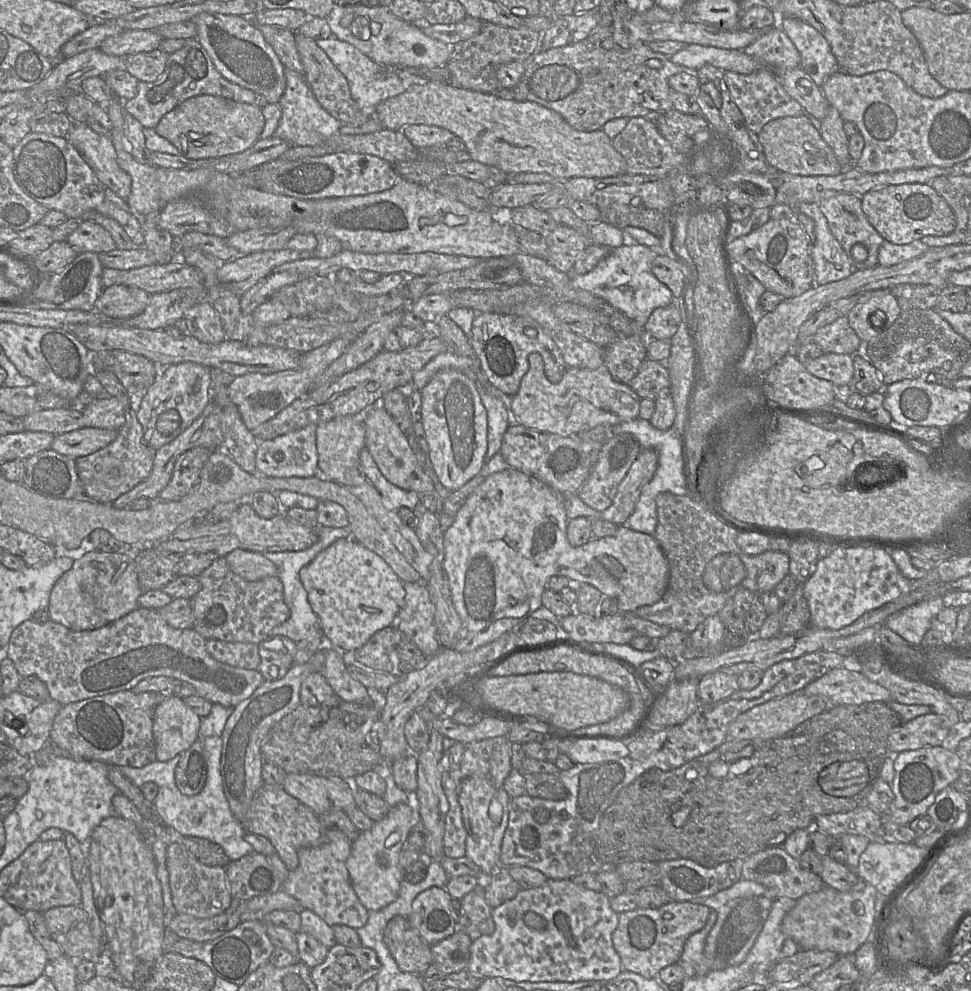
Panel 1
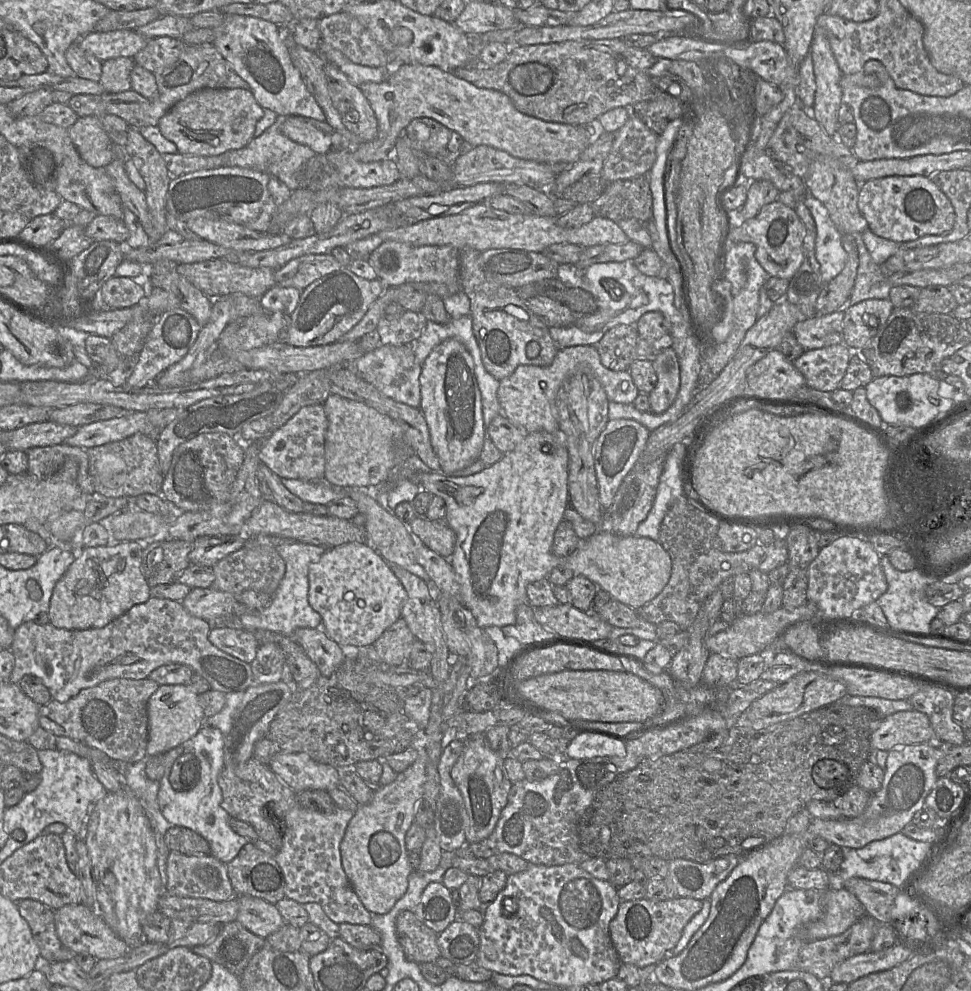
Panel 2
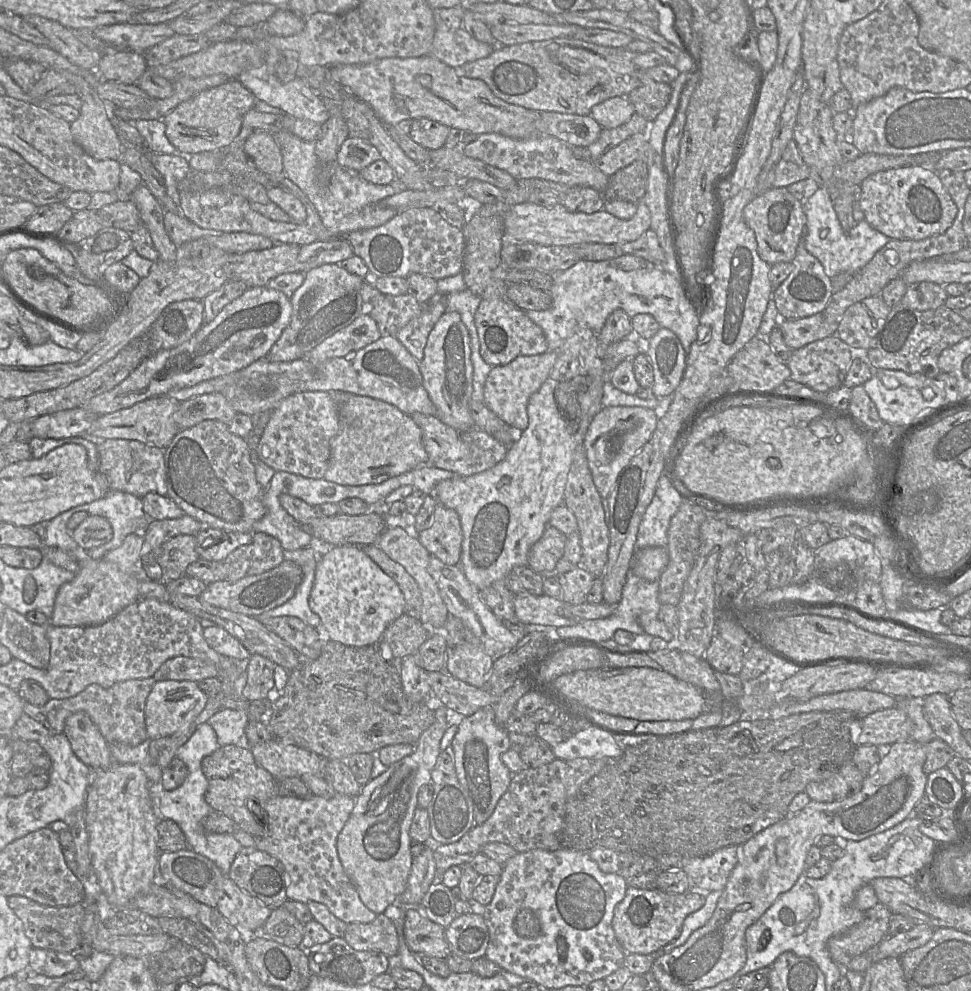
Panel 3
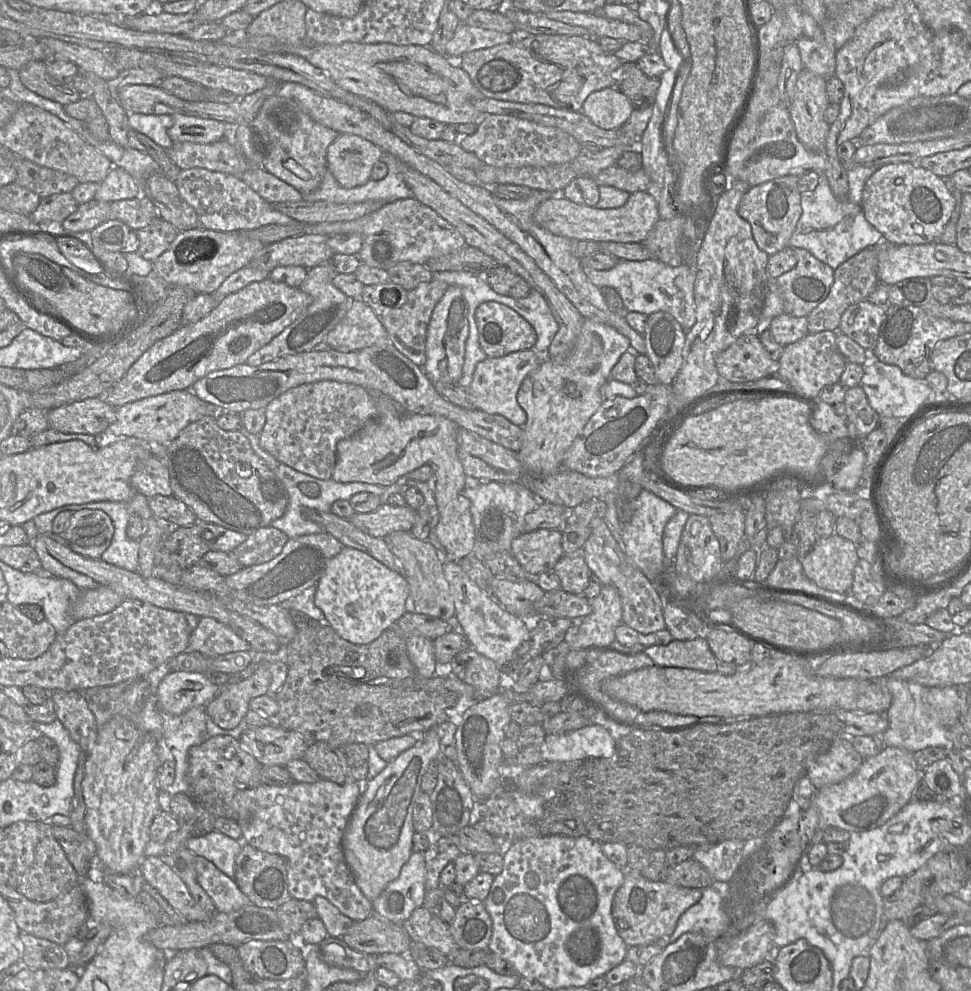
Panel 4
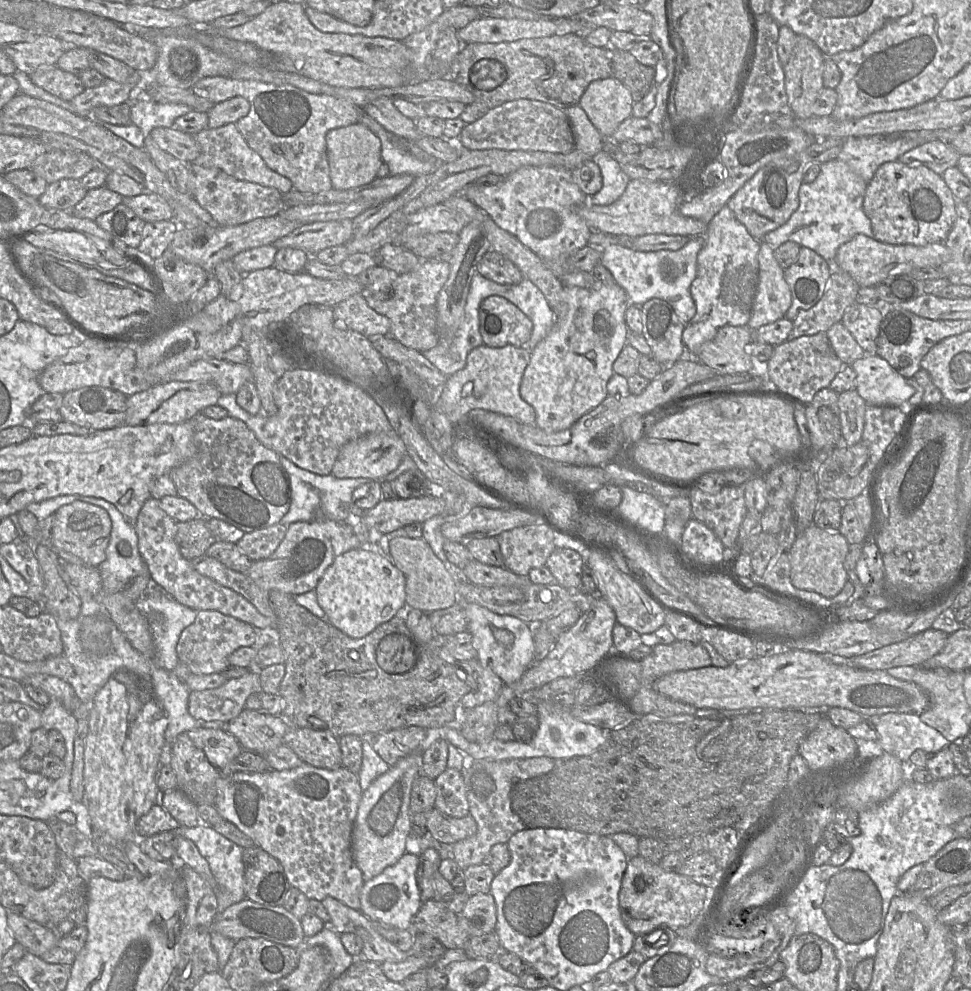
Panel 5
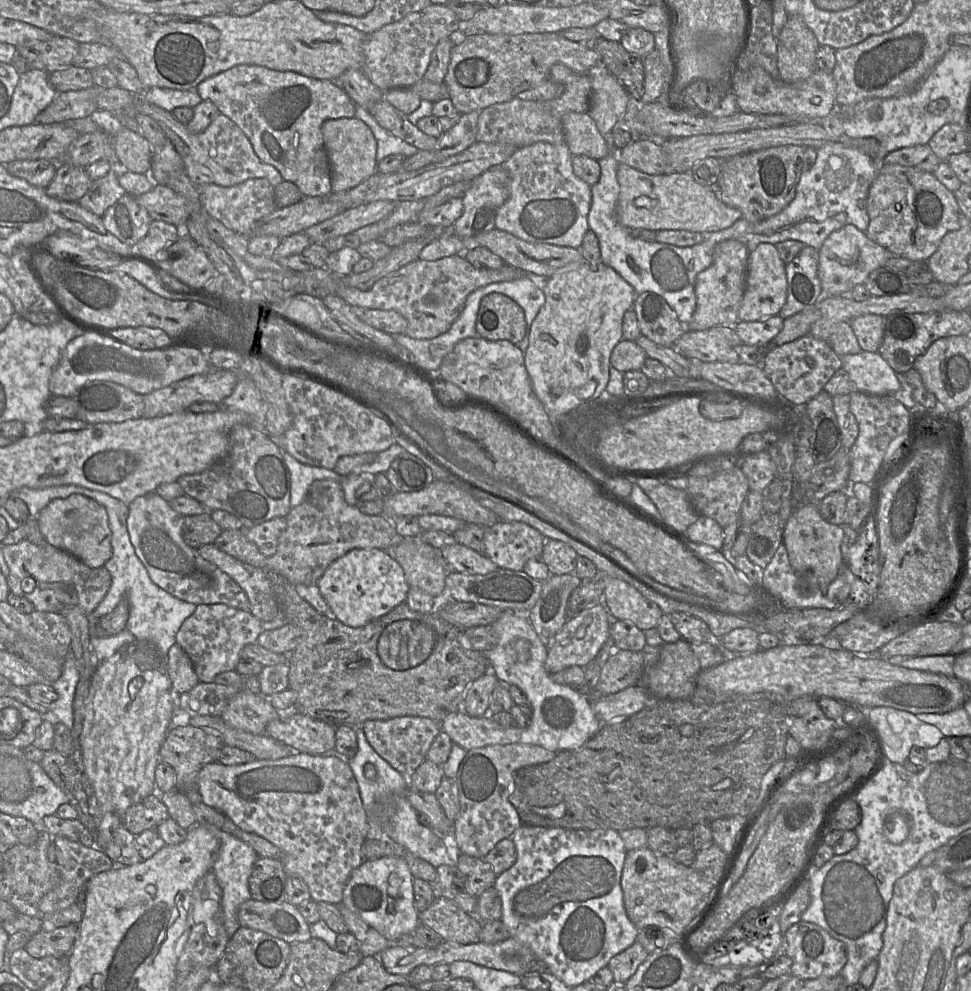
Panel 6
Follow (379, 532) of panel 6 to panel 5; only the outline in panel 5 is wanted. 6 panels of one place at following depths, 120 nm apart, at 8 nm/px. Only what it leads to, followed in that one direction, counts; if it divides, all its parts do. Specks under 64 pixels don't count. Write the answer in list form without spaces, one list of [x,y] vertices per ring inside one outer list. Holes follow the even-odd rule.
[[[313,520],[294,522],[278,548],[267,559],[254,561],[245,574],[267,592],[279,590],[292,596],[300,595],[316,588],[319,580],[334,559],[351,549],[364,545],[345,522]]]

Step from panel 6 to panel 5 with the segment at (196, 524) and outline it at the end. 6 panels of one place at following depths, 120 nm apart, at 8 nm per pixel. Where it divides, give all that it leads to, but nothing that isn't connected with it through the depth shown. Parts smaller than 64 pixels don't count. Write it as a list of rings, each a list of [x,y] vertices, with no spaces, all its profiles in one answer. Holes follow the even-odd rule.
[[[197,518],[187,522],[177,522],[175,541],[182,556],[191,561],[205,555],[217,541],[207,527],[206,519]]]

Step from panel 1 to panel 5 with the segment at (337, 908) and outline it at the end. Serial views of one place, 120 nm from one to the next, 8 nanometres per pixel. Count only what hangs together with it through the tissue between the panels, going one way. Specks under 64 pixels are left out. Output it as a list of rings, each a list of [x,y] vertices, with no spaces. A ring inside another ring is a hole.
[[[303,762],[290,770],[269,770],[263,773],[236,771],[218,779],[216,789],[214,807],[218,813],[251,838],[255,846],[280,862],[291,887],[300,890],[308,899],[322,901],[332,897],[360,911],[360,892],[365,881],[351,849],[353,824],[363,794],[358,775],[343,766],[328,770]]]

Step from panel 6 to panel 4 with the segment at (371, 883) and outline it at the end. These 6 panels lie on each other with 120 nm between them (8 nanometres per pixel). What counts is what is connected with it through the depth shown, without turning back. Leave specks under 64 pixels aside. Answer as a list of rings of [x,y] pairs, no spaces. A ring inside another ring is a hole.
[[[413,852],[402,866],[399,876],[372,901],[374,913],[402,924],[411,913],[423,906],[426,889],[424,852]]]

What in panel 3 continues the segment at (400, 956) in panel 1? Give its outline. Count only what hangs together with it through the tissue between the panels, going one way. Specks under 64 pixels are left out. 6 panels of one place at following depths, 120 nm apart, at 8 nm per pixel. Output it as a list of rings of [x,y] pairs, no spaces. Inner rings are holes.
[[[406,907],[403,918],[405,942],[412,953],[439,959],[451,954],[445,928],[428,919],[418,907]]]

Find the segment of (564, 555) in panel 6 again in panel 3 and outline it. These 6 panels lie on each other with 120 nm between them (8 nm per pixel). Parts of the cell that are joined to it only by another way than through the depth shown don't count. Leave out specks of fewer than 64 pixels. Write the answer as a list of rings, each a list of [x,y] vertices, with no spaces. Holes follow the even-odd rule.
[[[583,566],[557,576],[562,587],[562,597],[567,604],[579,605],[586,602],[586,596],[590,592],[595,577]]]

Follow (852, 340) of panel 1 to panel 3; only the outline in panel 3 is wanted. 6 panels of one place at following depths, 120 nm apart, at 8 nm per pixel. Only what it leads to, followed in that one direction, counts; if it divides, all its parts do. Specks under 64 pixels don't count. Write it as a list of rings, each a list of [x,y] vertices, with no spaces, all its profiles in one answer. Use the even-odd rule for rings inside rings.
[[[823,311],[799,319],[779,319],[777,326],[780,327],[787,346],[796,350],[811,342],[835,335],[838,323],[828,322]]]

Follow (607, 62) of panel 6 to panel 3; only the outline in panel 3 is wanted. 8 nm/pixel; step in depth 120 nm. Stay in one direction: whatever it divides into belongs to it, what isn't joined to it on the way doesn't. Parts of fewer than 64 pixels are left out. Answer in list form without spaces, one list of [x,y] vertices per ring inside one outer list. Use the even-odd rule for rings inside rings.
[[[638,71],[639,86],[626,98],[634,107],[636,114],[652,123],[669,103],[671,86],[667,83],[656,82],[645,71]]]

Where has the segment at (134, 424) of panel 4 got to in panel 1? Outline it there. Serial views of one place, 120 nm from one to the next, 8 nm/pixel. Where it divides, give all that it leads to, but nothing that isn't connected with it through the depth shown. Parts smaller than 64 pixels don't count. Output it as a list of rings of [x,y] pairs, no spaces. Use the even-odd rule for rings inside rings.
[[[82,427],[77,430],[56,435],[51,449],[59,454],[77,459],[104,448],[116,439],[118,431],[94,427]]]

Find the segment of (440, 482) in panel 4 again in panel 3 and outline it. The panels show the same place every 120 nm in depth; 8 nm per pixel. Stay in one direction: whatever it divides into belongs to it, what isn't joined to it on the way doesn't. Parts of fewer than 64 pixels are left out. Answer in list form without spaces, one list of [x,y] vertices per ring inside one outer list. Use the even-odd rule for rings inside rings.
[[[328,391],[338,410],[340,428],[330,441],[327,481],[340,485],[379,484],[389,478],[429,464],[422,432],[409,414],[394,405],[370,396],[345,391]],[[437,503],[433,524],[417,534],[421,544],[431,556],[448,565],[461,560],[463,532],[458,513]]]

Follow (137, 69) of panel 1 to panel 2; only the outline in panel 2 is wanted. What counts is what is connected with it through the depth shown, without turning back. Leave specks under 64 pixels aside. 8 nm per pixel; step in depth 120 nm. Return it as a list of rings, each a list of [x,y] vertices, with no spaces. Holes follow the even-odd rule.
[[[158,37],[149,40],[133,59],[136,65],[156,74],[172,65],[186,48],[181,39]]]

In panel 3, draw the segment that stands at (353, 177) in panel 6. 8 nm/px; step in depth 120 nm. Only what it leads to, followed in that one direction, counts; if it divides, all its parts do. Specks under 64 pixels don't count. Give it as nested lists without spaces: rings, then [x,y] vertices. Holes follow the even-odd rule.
[[[348,136],[337,153],[336,164],[358,174],[381,159],[383,158],[376,147],[360,138]]]

